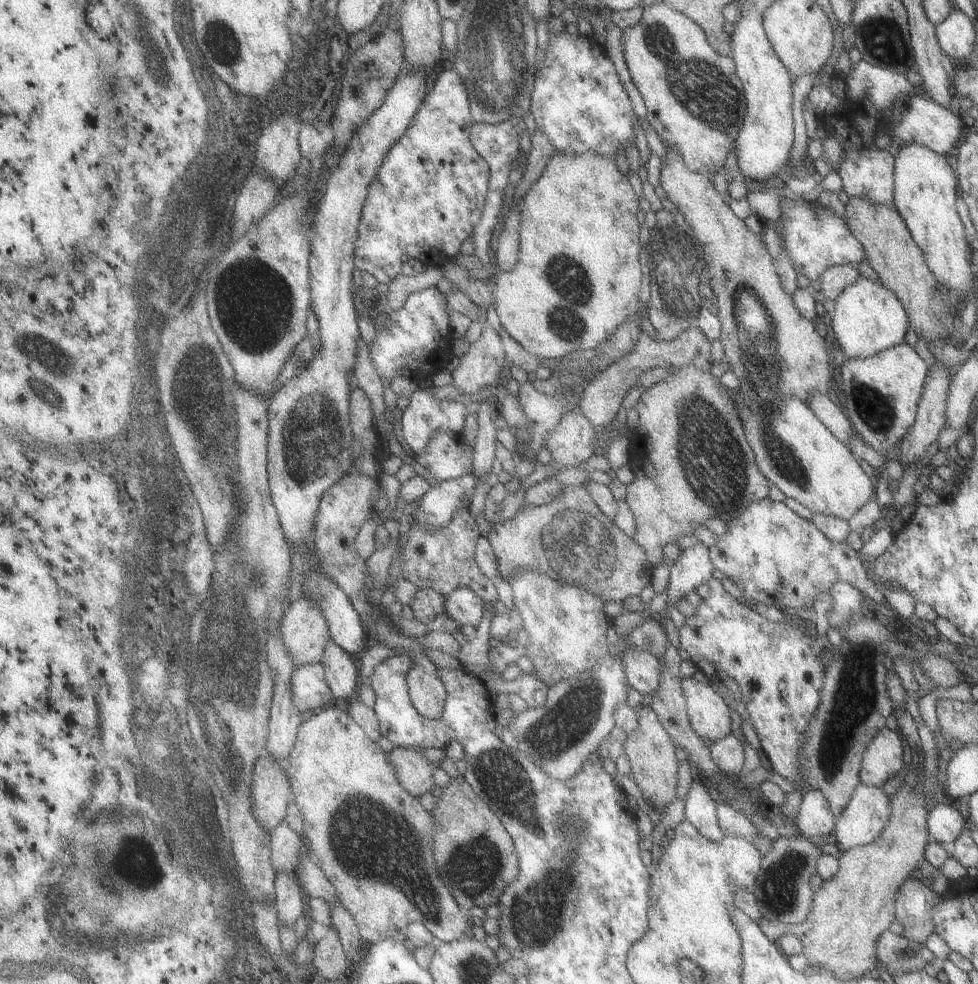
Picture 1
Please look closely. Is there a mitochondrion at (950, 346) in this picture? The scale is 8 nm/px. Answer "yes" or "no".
no

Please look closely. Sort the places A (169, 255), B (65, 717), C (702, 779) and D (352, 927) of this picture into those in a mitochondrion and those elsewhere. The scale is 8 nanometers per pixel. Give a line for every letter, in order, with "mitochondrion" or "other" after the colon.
A: mitochondrion
B: other
C: other
D: other

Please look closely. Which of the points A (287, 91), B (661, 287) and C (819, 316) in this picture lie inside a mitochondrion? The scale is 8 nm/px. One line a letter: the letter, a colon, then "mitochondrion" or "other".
A: other
B: other
C: other

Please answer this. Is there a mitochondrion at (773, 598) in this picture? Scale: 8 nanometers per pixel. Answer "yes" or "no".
no

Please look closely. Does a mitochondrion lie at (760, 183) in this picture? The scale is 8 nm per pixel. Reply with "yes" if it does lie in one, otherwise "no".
no

